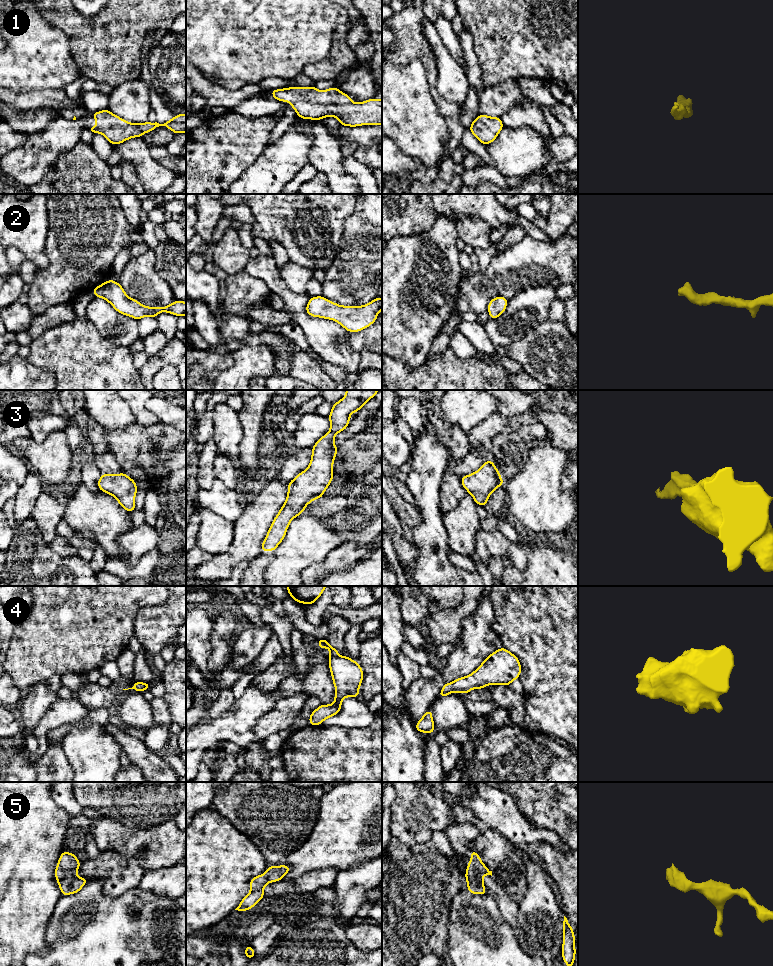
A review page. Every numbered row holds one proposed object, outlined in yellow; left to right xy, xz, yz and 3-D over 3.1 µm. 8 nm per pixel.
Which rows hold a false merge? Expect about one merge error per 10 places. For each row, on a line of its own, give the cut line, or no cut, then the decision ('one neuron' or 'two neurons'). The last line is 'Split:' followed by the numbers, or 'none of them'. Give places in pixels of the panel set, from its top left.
1: cut none; one neuron
2: cut none; one neuron
3: cut none; one neuron
4: cut none; one neuron
5: cut none; one neuron
Split: none of them

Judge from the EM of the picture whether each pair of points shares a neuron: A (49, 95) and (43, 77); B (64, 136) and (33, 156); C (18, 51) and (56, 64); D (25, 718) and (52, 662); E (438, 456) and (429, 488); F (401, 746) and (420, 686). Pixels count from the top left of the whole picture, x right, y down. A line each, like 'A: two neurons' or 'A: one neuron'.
A: two neurons
B: one neuron
C: one neuron
D: two neurons
E: one neuron
F: two neurons

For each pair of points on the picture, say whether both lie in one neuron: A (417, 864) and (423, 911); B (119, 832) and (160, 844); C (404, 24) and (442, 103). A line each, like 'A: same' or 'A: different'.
A: same
B: same
C: same

